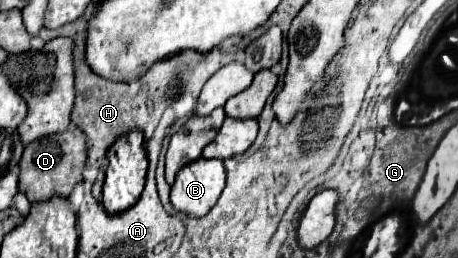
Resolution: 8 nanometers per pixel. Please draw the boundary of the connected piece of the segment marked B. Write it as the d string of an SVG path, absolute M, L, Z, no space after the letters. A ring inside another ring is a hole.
M199 158L197 162L191 162L189 166L185 166L177 172L175 184L171 186L171 204L177 212L189 214L189 216L205 216L209 212L209 208L219 200L223 188L225 188L225 166L223 166L223 162Z

